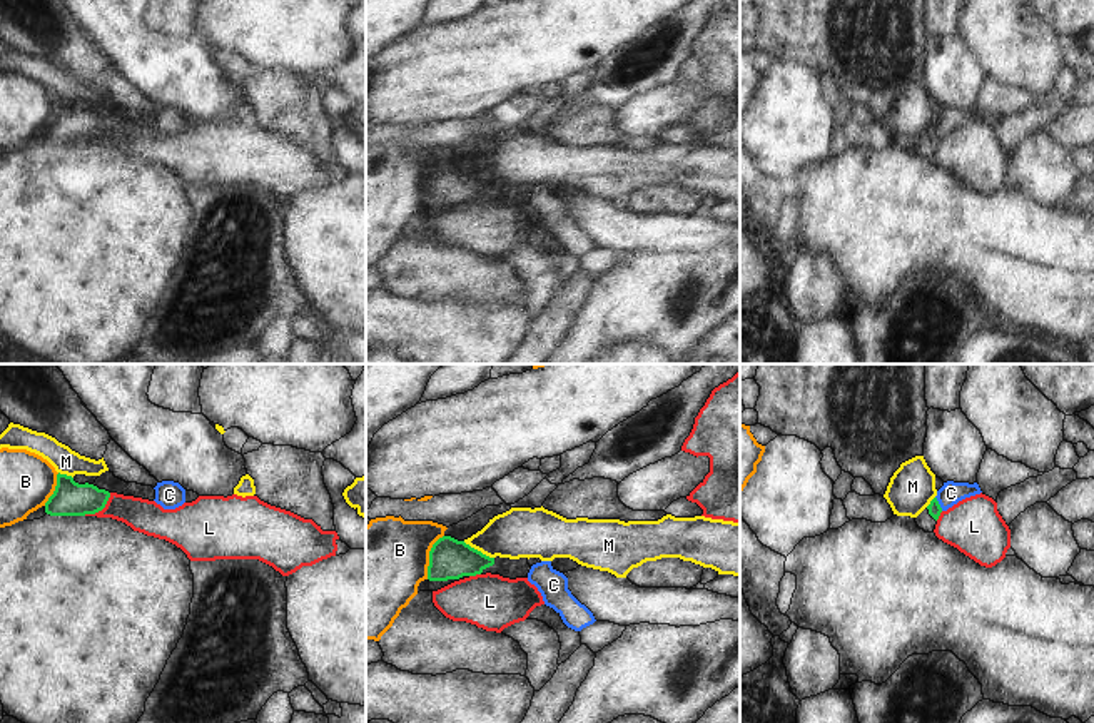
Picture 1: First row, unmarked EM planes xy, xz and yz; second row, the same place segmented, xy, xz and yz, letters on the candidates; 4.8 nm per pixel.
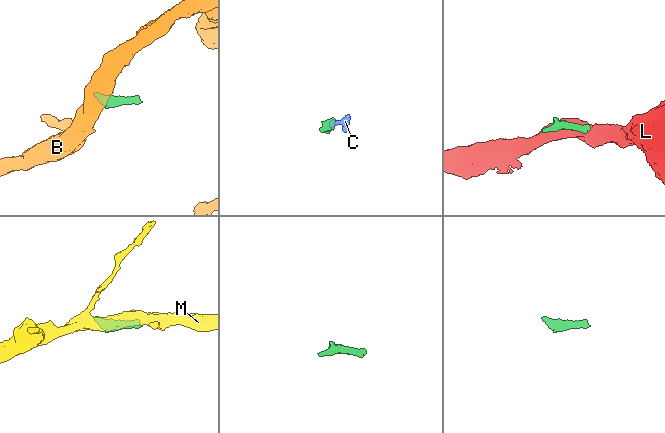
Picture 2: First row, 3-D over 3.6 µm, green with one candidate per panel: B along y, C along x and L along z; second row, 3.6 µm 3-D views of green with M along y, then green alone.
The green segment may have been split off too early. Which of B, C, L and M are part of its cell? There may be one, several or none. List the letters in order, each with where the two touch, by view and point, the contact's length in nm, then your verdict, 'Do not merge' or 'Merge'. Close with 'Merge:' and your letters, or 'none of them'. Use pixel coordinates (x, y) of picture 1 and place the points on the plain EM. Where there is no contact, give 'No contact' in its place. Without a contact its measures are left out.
B: Touches green at xz (430, 182). Shared border 240 nm. Do not merge
C: Touches green at yz (937, 129). Shared border 80 nm. Merge
L: Touches green at xy (101, 136). Shared border 170 nm. Do not merge
M: Touches green at xz (476, 176). Shared border 170 nm. Do not merge
Merge: C

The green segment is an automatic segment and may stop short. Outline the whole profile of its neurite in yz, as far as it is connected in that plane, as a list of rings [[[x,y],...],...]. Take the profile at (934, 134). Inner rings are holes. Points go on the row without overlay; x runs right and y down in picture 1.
[[[947,107],[944,112],[937,117],[937,122],[930,127],[927,132],[929,140],[937,147],[942,137],[947,137],[959,127],[980,120],[980,114],[977,109],[954,109]]]

